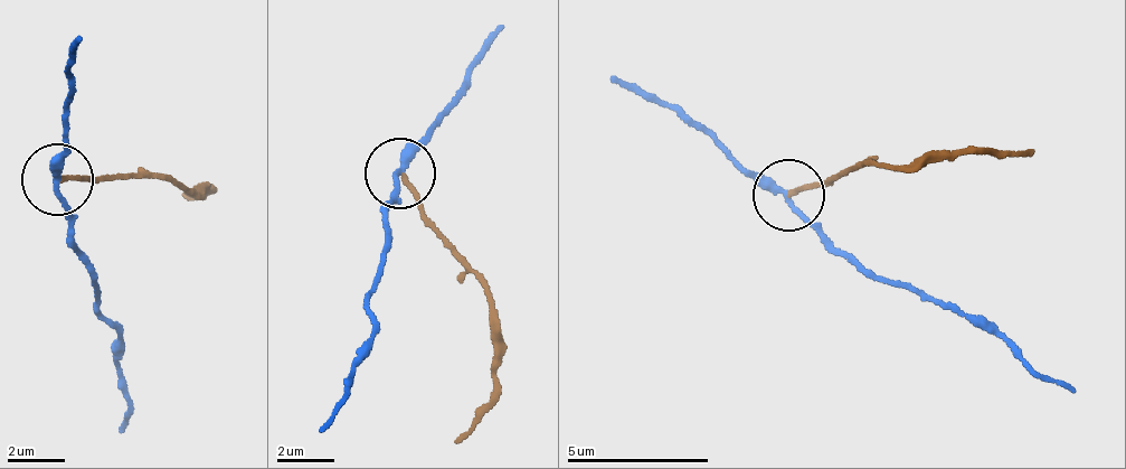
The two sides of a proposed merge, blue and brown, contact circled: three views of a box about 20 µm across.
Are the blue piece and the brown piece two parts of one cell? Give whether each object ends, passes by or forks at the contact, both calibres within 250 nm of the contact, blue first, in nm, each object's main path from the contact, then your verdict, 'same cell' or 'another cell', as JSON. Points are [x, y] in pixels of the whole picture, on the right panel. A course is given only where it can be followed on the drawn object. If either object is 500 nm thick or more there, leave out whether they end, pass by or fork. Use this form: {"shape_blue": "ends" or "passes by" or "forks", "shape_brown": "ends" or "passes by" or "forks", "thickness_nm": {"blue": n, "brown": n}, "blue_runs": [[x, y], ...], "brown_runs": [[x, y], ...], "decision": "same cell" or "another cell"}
{"shape_blue": "passes by", "shape_brown": "ends", "thickness_nm": {"blue": 240, "brown": 160}, "blue_runs": [[789, 196], [838, 250], [985, 326], [1028, 367], [1075, 390]], "brown_runs": [[789, 196], [841, 174], [892, 169], [981, 150], [1034, 148]], "decision": "another cell"}

